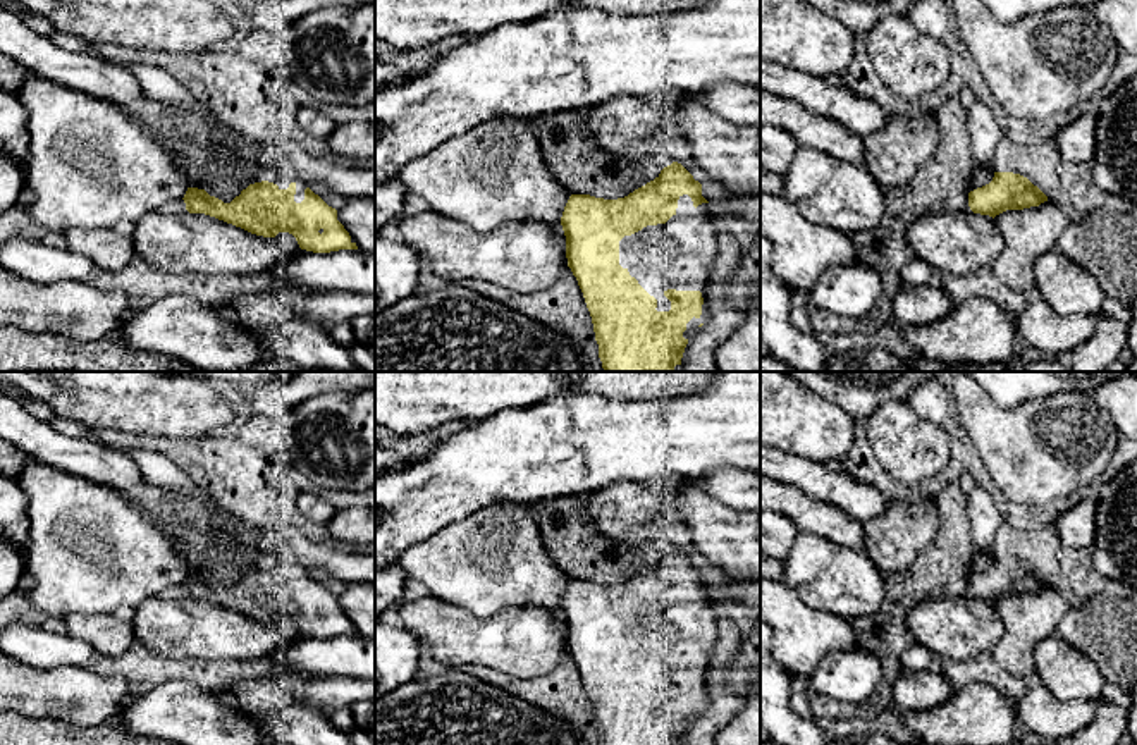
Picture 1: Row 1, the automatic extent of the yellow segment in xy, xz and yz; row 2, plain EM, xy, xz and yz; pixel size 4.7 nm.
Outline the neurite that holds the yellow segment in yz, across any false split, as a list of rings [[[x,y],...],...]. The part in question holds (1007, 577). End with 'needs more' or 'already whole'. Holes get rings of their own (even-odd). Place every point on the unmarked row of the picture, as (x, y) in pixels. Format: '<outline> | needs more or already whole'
[[[994,557],[989,570],[968,578],[974,599],[996,602],[1006,595],[1039,592],[1048,582],[1027,563],[1013,557]]] | already whole

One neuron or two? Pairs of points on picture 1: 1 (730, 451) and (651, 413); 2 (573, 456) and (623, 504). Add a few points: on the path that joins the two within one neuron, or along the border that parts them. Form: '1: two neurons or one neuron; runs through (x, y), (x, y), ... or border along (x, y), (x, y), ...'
1: one neuron; runs through (711, 434), (669, 432)
2: two neurons; border along (644, 480), (620, 480), (587, 494)

